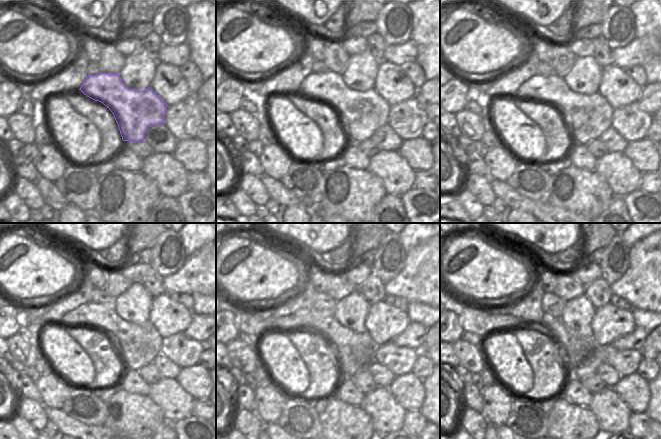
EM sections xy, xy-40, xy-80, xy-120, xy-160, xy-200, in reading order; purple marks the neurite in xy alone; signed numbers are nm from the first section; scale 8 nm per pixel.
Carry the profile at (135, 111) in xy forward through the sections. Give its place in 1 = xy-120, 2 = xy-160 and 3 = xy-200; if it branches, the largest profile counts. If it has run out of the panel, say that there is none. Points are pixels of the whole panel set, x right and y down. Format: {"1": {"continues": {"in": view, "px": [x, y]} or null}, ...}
{"1": {"continues": {"in": "xy-120", "px": [138, 345]}}, "2": {"continues": {"in": "xy-160", "px": [356, 350]}}, "3": {"continues": {"in": "xy-200", "px": [574, 349]}}}

